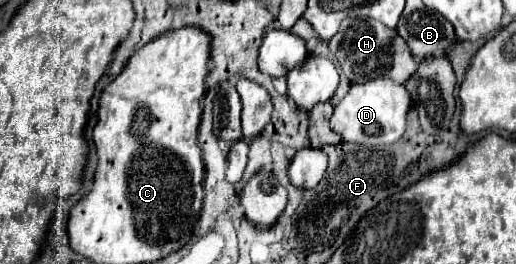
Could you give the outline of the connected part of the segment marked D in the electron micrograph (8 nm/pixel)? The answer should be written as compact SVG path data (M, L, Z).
M377 78L363 84L353 84L345 98L335 106L331 116L331 128L343 136L345 142L357 142L363 146L379 148L383 144L397 142L405 132L405 116L411 108L411 98L405 86L389 80Z

